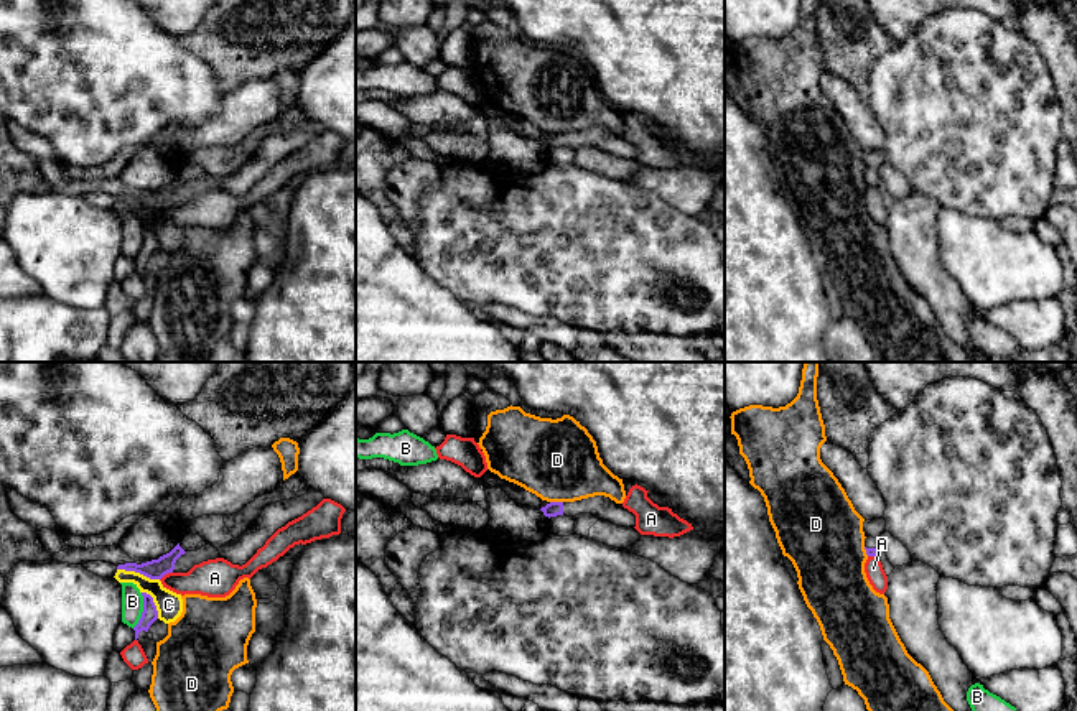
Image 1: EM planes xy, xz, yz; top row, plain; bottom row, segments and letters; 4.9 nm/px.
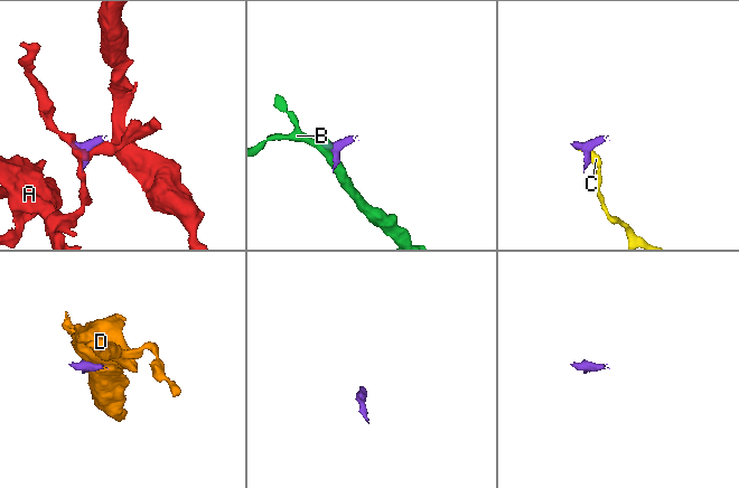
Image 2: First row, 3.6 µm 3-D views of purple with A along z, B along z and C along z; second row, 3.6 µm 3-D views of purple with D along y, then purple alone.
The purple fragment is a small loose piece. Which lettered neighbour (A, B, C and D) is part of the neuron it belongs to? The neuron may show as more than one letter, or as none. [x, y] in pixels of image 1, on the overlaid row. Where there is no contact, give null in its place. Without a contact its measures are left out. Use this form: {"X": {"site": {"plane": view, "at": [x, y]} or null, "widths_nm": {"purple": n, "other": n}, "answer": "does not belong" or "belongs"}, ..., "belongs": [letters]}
{"A": {"site": {"plane": "xy", "at": [165, 573]}, "widths_nm": {"purple": 100, "other": 190}, "answer": "does not belong"}, "B": {"site": {"plane": "xy", "at": [144, 611]}, "widths_nm": {"purple": 80, "other": 110}, "answer": "does not belong"}, "C": {"site": {"plane": "xy", "at": [139, 571]}, "widths_nm": {"purple": 100, "other": 130}, "answer": "does not belong"}, "D": {"site": {"plane": "xz", "at": [557, 502]}, "widths_nm": {"purple": 70, "other": 400}, "answer": "does not belong"}, "belongs": []}

